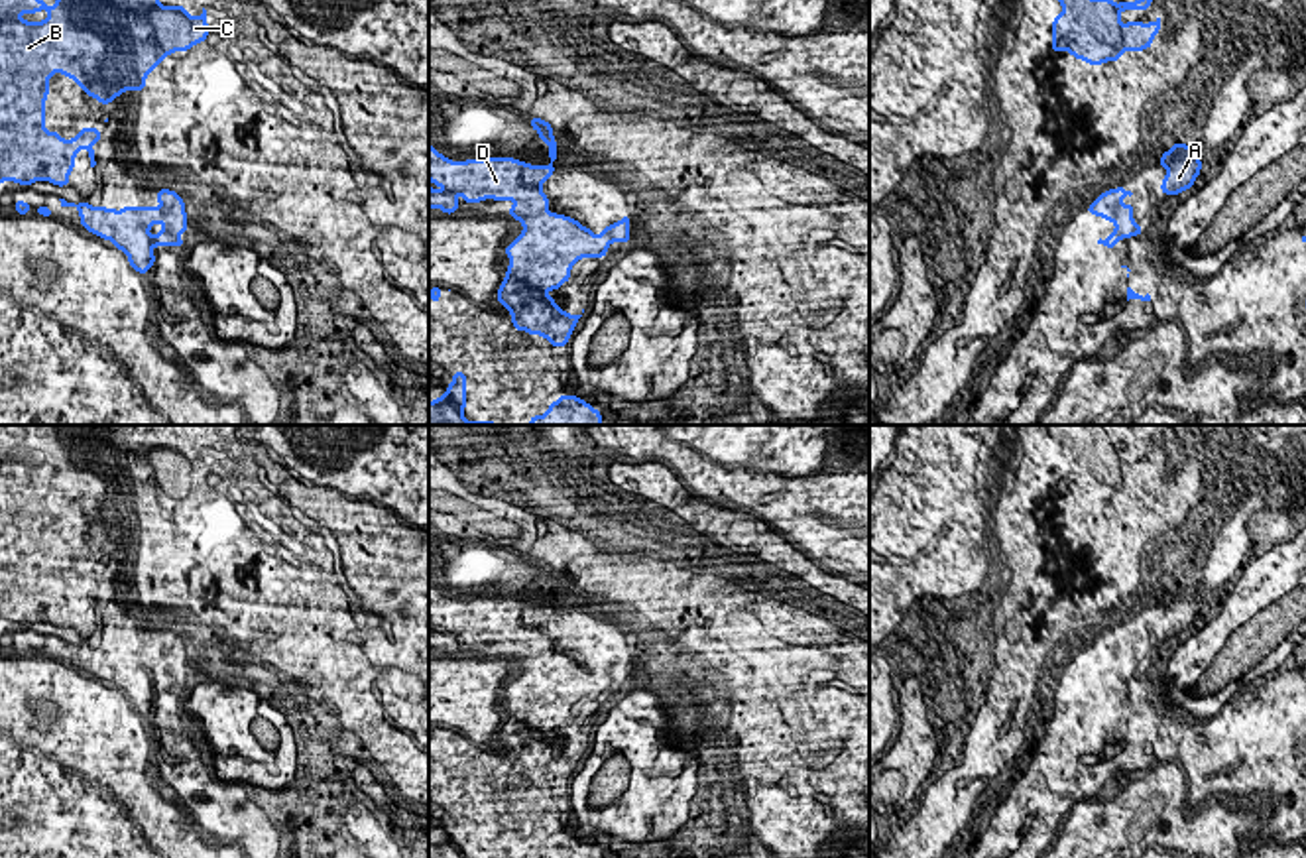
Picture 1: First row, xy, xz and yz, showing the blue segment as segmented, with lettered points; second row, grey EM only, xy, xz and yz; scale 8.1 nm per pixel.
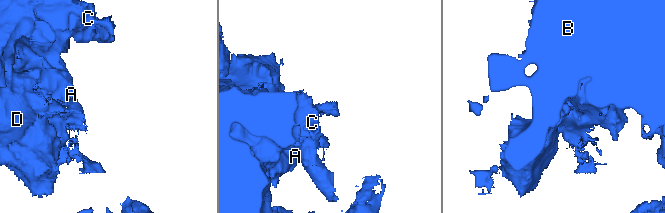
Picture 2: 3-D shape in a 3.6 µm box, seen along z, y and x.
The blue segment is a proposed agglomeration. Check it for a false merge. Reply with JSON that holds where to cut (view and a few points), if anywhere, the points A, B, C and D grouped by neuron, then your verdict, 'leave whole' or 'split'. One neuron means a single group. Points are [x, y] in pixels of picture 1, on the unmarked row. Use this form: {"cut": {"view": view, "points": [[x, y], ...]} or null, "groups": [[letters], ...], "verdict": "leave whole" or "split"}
{"cut": null, "groups": [["A", "B", "C", "D"]], "verdict": "leave whole"}

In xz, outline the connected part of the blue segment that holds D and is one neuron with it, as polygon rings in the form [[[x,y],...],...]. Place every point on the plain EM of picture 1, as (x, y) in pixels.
[[[531,557],[531,571],[539,573],[539,581],[549,584],[549,606],[529,606],[527,602],[517,602],[515,598],[468,598],[466,602],[452,602],[445,598],[439,590],[431,588],[431,567],[429,567],[429,620],[435,626],[443,626],[446,632],[435,632],[429,628],[429,649],[437,647],[445,655],[452,655],[460,649],[456,638],[462,636],[468,645],[494,640],[511,640],[509,659],[517,659],[523,665],[523,673],[504,689],[509,697],[507,714],[504,716],[502,728],[496,740],[511,752],[509,762],[515,771],[525,771],[529,775],[539,775],[547,779],[551,787],[568,787],[568,777],[576,769],[580,756],[568,756],[563,752],[555,738],[545,732],[559,732],[563,724],[570,720],[570,708],[580,699],[604,699],[612,683],[629,683],[629,655],[623,655],[616,665],[608,665],[600,677],[592,669],[584,669],[578,661],[564,655],[549,653],[549,638],[541,632],[541,626],[557,612],[553,608],[557,600],[557,581],[553,579],[553,567],[543,559]]]

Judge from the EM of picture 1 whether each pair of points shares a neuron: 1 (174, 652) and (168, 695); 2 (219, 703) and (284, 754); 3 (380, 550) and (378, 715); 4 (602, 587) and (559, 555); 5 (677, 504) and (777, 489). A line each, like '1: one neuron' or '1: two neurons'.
1: one neuron
2: one neuron
3: one neuron
4: one neuron
5: two neurons

